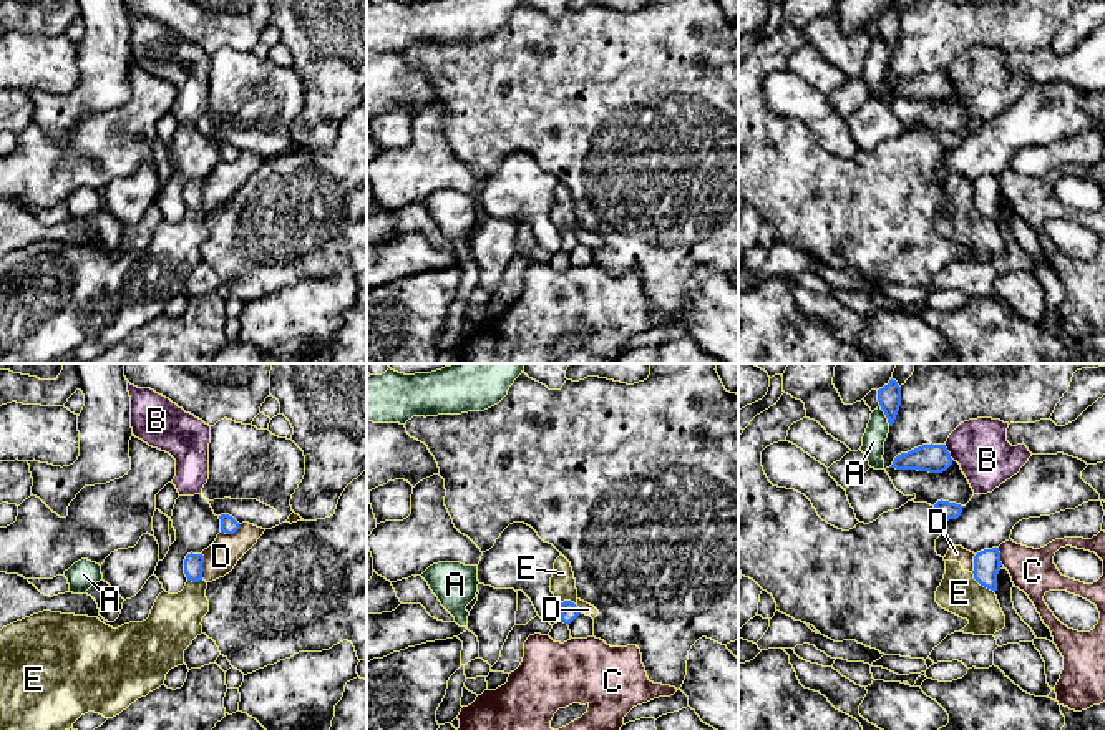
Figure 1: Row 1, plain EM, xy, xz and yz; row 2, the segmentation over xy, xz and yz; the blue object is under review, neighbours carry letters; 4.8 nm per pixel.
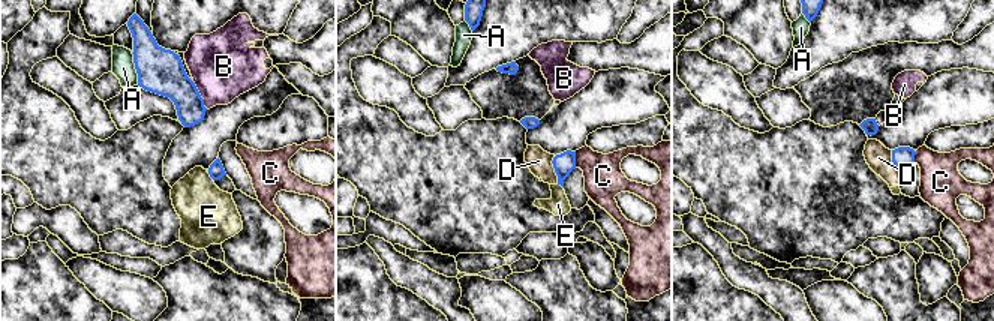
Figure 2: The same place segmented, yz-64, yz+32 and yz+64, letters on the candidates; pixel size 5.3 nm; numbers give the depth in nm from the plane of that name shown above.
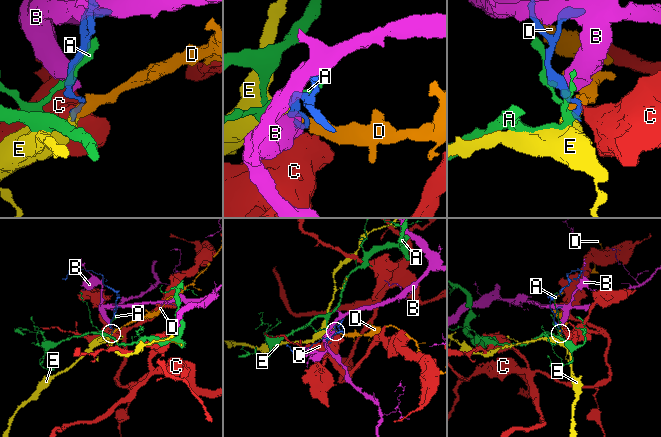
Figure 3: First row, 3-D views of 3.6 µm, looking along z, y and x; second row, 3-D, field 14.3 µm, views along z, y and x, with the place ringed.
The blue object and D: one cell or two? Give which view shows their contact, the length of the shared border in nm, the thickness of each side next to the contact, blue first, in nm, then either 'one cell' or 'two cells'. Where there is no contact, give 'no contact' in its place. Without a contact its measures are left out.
meets blue in xy; contact 130 nm long; 100 nm thick on the blue side, 160 nm on the other; two cells

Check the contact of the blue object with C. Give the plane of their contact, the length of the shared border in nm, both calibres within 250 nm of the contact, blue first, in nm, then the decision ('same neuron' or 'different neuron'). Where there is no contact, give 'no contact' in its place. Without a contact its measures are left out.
contact in yz; length 90 nm; calibres 130 and 220 nm; different neuron

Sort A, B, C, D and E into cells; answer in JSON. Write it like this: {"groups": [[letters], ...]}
{"groups": [["A"], ["B"], ["C"], ["D", "E"]]}

